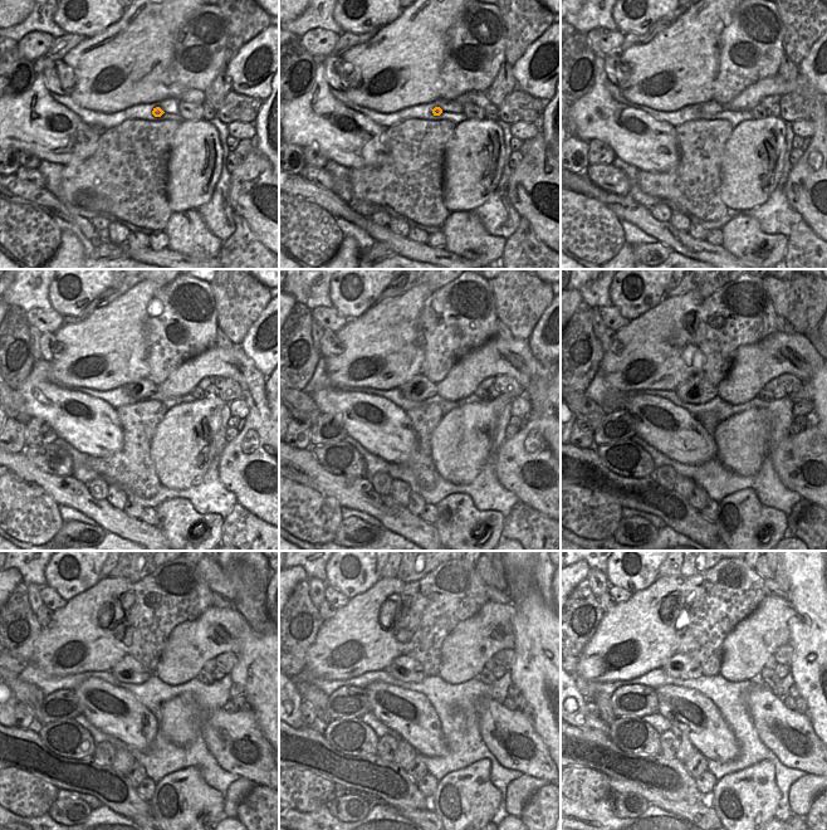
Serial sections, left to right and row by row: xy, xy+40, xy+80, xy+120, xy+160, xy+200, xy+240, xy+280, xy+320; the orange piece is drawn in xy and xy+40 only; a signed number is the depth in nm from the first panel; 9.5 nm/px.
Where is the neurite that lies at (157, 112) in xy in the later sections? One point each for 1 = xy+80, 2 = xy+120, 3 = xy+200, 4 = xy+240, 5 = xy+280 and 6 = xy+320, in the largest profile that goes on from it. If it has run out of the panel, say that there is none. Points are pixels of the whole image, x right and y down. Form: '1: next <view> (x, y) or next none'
1: next xy+80 (711, 107)
2: next xy+120 (142, 389)
3: next xy+200 (695, 389)
4: next xy+240 (128, 670)
5: next xy+280 (405, 668)
6: next xy+320 (679, 665)

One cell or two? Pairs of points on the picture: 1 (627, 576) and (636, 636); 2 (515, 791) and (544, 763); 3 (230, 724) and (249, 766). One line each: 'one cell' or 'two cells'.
1: two cells
2: two cells
3: one cell

